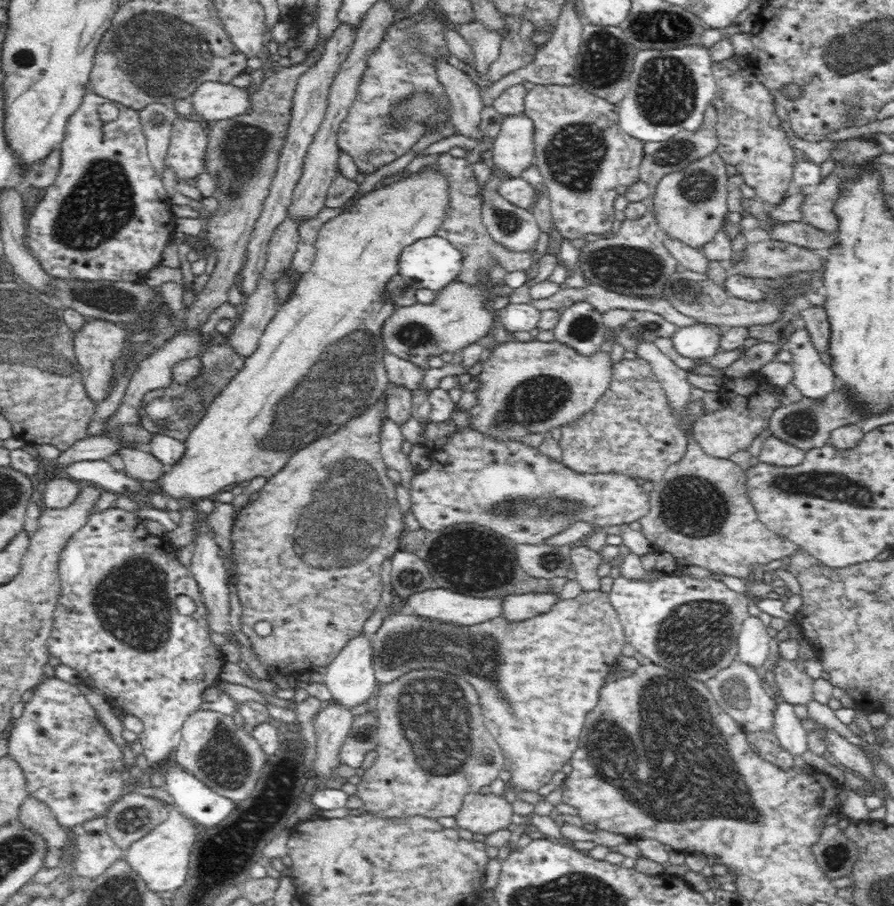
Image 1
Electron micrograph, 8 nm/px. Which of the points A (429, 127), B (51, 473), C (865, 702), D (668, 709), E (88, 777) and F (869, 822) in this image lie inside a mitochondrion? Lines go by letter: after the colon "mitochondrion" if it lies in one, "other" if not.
A: other
B: other
C: other
D: mitochondrion
E: other
F: other

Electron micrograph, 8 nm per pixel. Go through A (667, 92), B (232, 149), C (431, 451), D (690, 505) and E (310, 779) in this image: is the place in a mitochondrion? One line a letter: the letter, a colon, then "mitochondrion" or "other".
A: mitochondrion
B: mitochondrion
C: other
D: mitochondrion
E: other

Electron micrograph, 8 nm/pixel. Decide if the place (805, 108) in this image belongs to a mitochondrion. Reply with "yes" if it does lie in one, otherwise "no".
no

